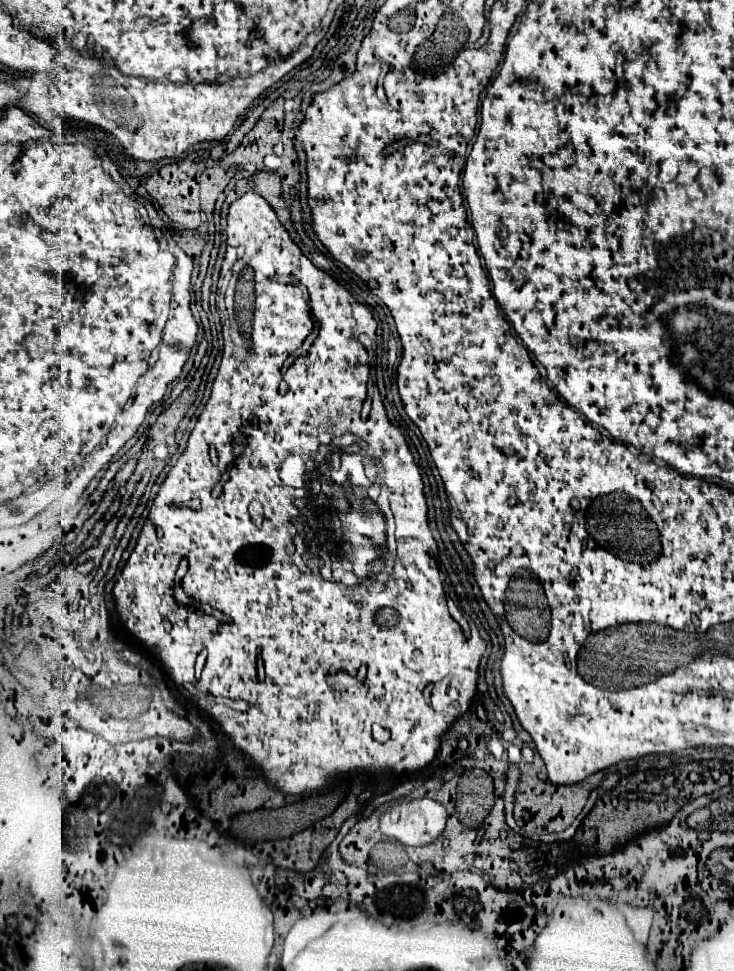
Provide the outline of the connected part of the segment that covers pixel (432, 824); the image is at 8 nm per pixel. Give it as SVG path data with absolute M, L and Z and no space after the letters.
M430 798L396 802L384 812L380 830L410 848L428 846L444 834L446 818L446 808Z

